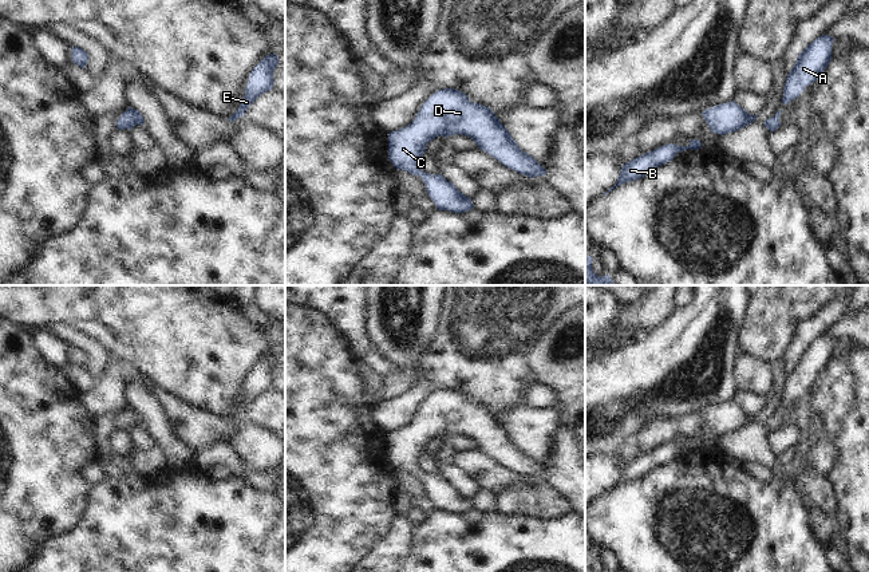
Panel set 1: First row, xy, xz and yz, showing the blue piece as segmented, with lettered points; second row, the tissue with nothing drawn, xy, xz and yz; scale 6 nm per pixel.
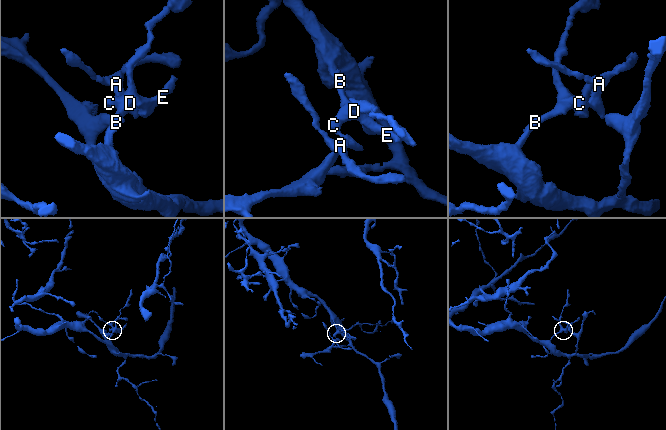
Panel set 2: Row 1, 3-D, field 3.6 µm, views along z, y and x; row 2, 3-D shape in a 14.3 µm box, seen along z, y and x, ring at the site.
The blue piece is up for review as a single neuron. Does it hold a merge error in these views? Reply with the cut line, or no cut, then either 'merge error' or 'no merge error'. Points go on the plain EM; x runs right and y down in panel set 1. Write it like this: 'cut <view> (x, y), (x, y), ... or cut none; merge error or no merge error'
cut none; no merge error

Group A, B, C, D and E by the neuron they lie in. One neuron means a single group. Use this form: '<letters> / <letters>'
A B C D E

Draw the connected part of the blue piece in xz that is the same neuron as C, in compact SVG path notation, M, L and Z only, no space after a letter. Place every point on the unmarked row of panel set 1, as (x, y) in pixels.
M438 390L422 405L408 426L388 433L388 459L396 469L423 480L438 510L465 513L474 508L471 498L454 484L442 474L424 473L419 463L430 441L457 434L470 437L481 450L520 474L530 478L546 474L545 468L520 449L487 406L470 402L459 390Z

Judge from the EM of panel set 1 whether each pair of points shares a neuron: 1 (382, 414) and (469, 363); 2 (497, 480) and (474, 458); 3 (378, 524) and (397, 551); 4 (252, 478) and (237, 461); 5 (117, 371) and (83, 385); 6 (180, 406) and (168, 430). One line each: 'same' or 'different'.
1: same
2: same
3: different
4: different
5: different
6: different

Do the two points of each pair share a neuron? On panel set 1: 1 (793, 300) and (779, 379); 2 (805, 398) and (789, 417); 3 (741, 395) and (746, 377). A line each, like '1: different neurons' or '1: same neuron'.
1: different neurons
2: same neuron
3: different neurons

